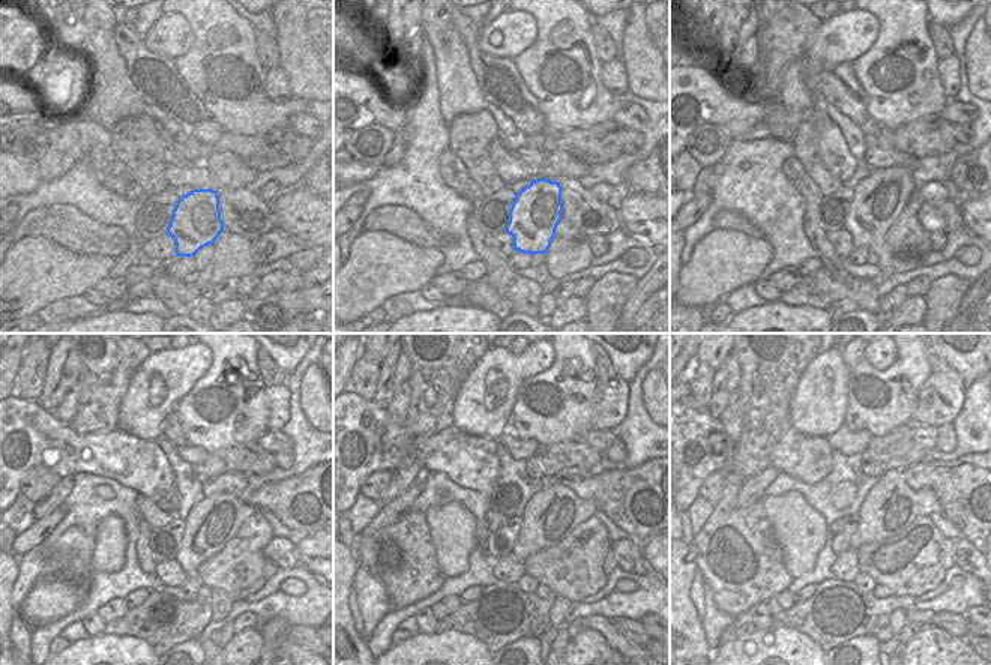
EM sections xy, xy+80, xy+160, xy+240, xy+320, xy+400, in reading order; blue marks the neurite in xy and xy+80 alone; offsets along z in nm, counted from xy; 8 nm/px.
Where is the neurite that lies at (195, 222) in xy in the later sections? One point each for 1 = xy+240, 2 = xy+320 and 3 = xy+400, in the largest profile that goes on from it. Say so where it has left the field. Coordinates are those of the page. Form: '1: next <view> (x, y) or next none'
1: next xy+240 (210, 524)
2: next xy+320 (553, 512)
3: next xy+400 (891, 506)

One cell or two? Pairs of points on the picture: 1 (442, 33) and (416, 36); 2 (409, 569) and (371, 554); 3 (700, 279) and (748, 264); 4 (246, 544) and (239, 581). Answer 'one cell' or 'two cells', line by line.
1: two cells
2: one cell
3: one cell
4: one cell

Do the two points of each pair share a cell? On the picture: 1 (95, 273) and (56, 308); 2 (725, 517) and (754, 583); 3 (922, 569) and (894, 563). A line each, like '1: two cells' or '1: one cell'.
1: two cells
2: one cell
3: one cell

